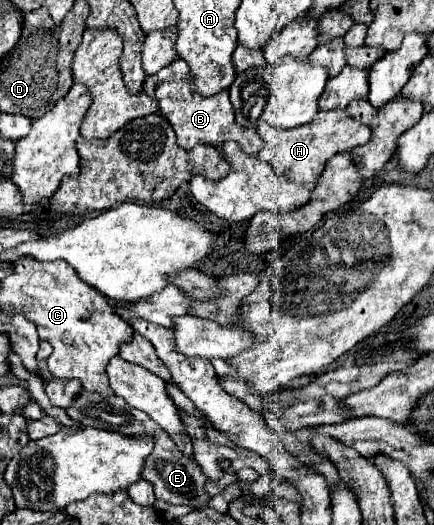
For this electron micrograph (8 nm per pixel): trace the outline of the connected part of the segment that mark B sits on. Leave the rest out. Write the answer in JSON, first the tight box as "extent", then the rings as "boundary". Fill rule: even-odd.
{"extent":[143,58,255,150],"boundary":[[[179,58],[167,64],[165,68],[161,68],[157,74],[147,76],[143,88],[147,90],[149,96],[159,100],[159,114],[163,114],[171,122],[177,134],[177,144],[181,148],[191,150],[195,144],[221,146],[227,140],[237,140],[247,144],[251,138],[255,138],[249,136],[249,132],[243,126],[235,124],[233,106],[227,90],[217,92],[215,96],[195,96],[195,92],[191,92],[191,70]]]}

